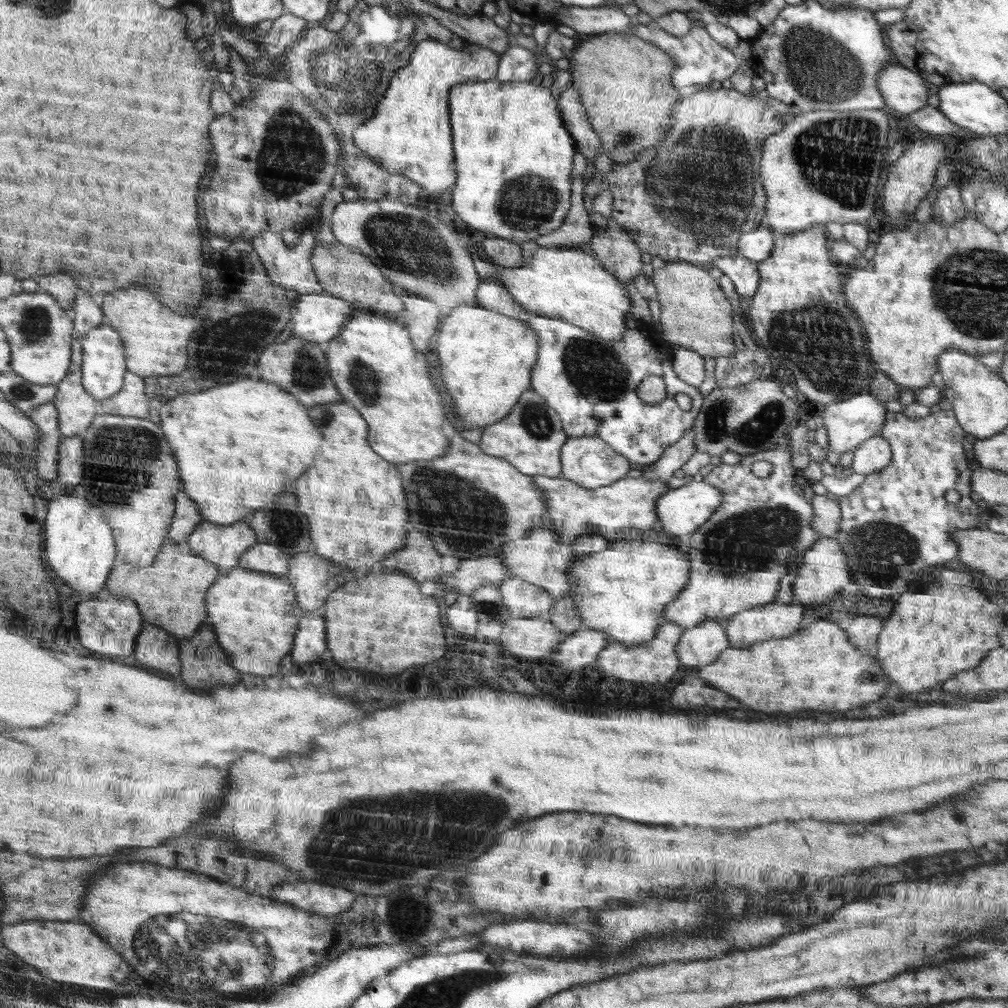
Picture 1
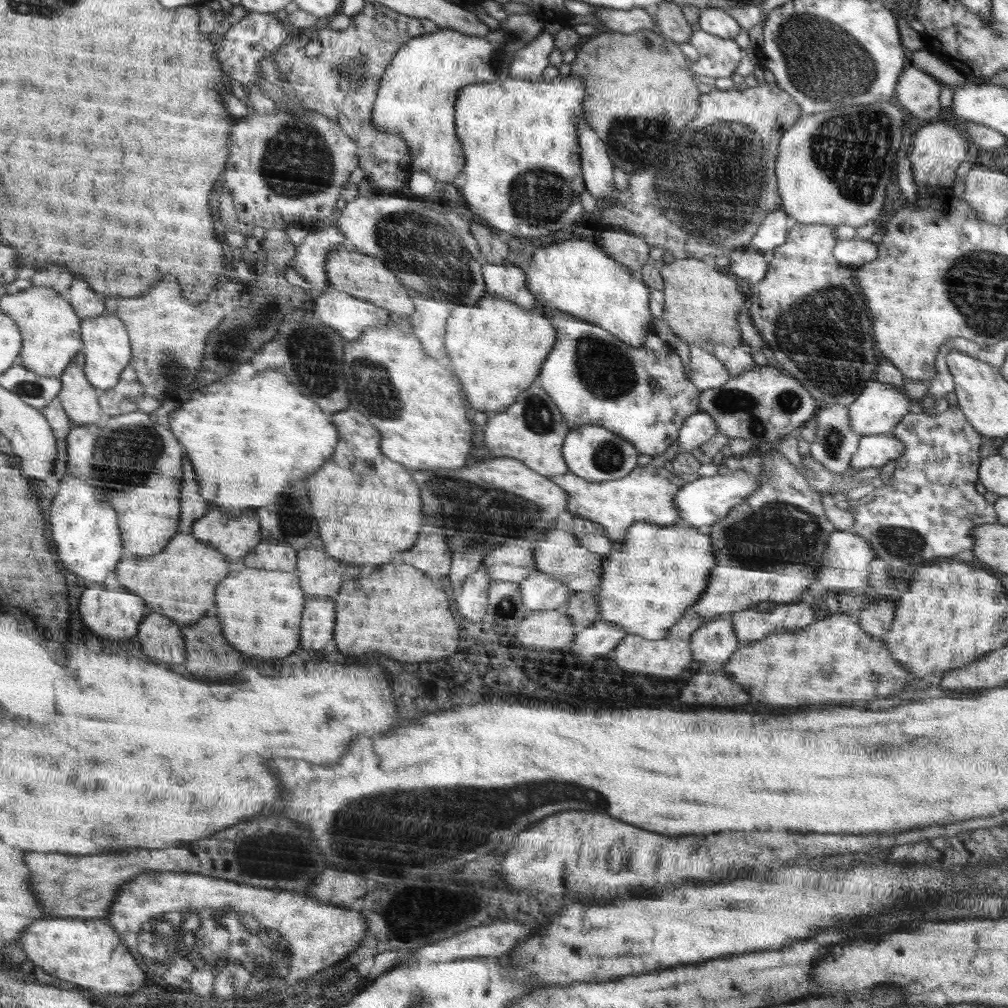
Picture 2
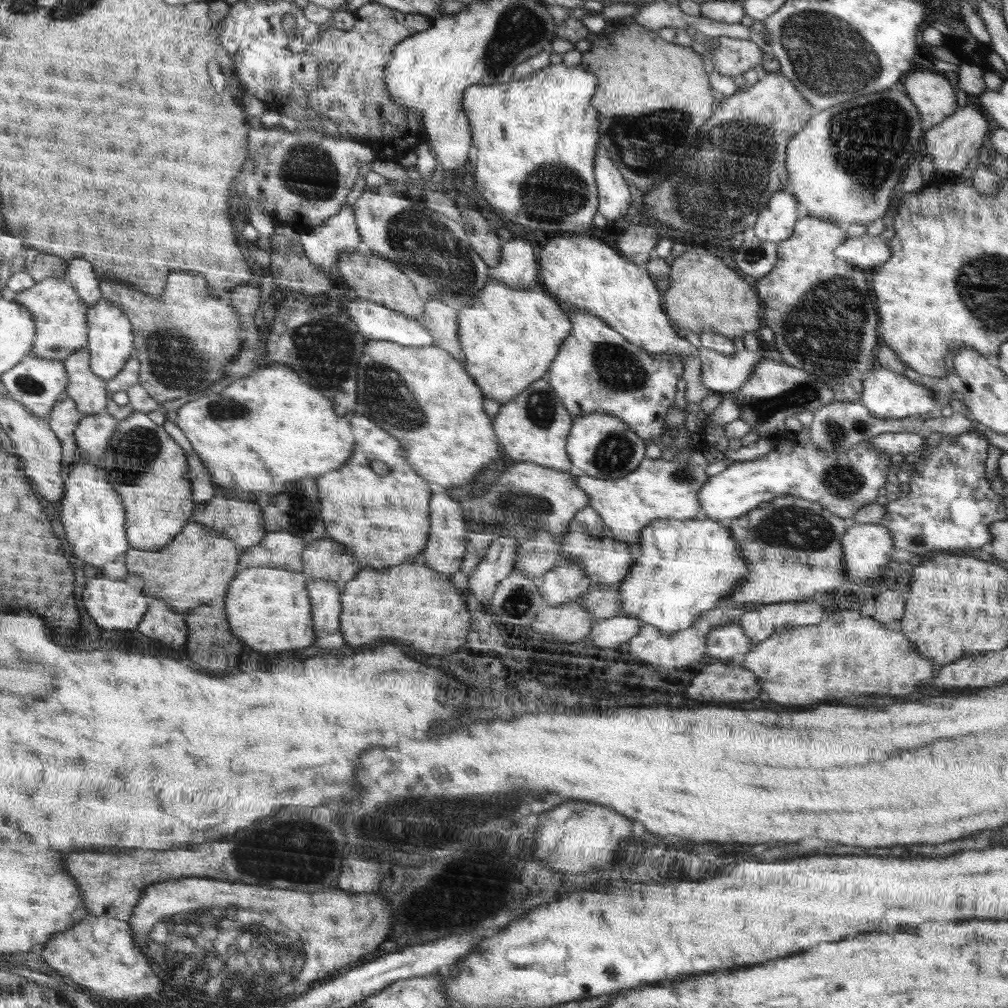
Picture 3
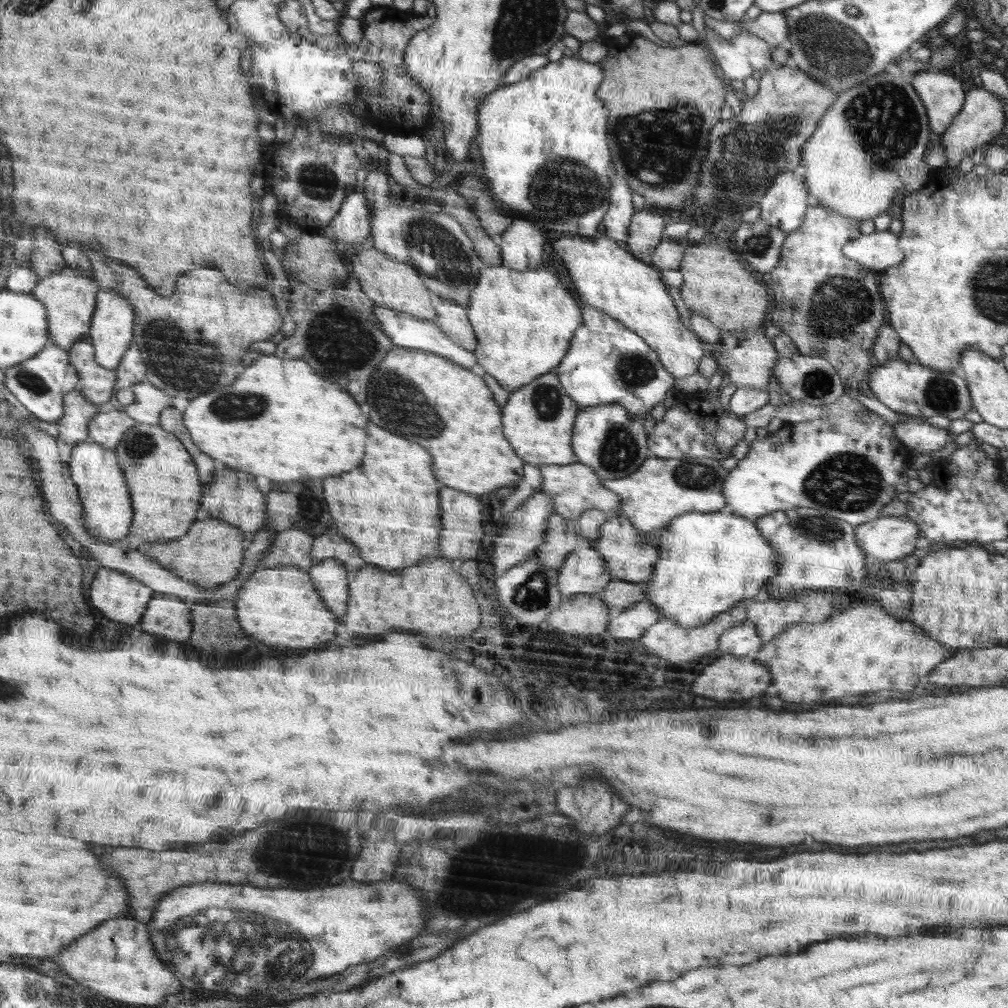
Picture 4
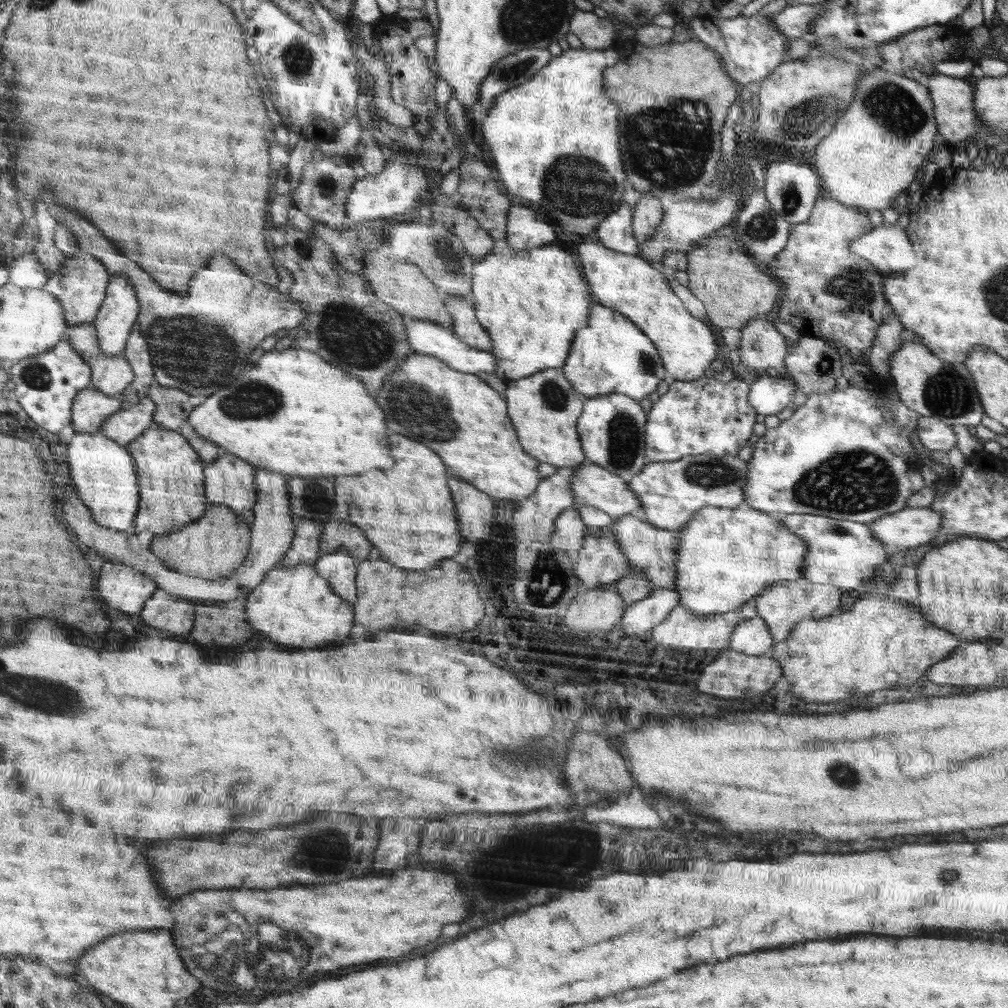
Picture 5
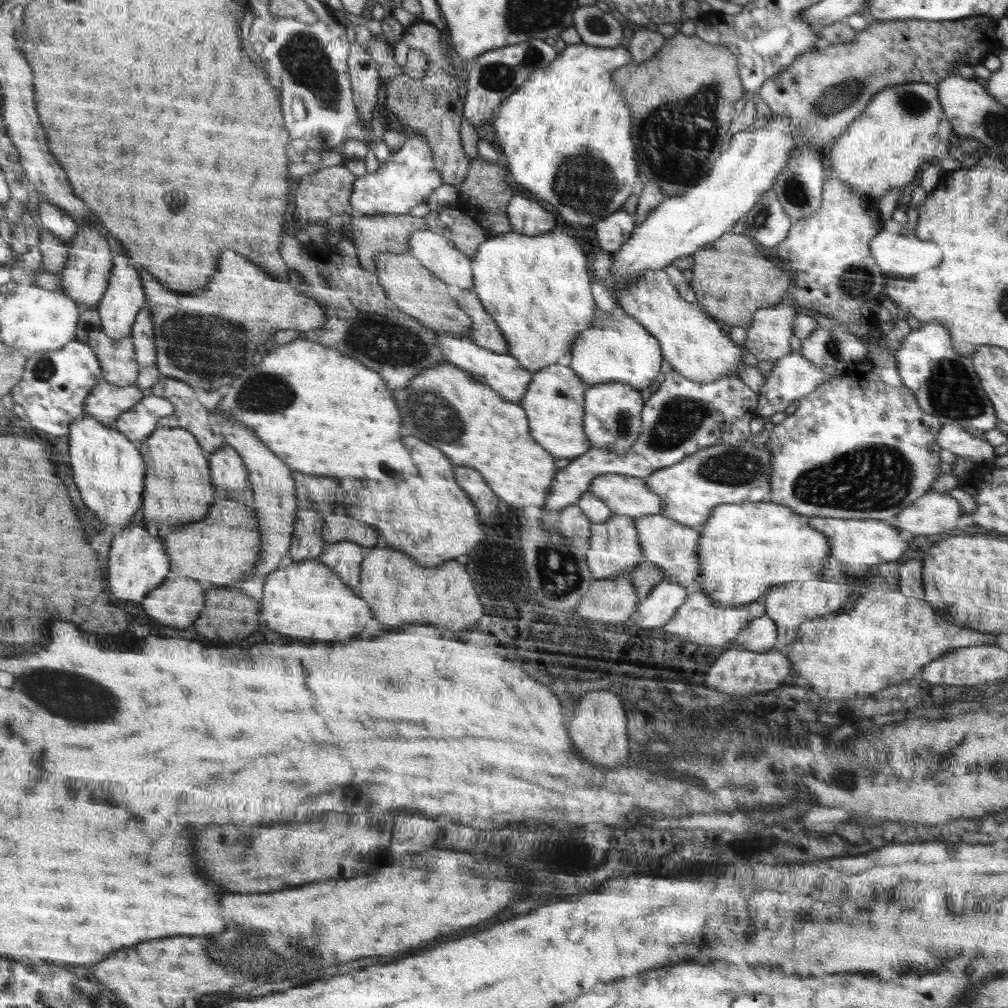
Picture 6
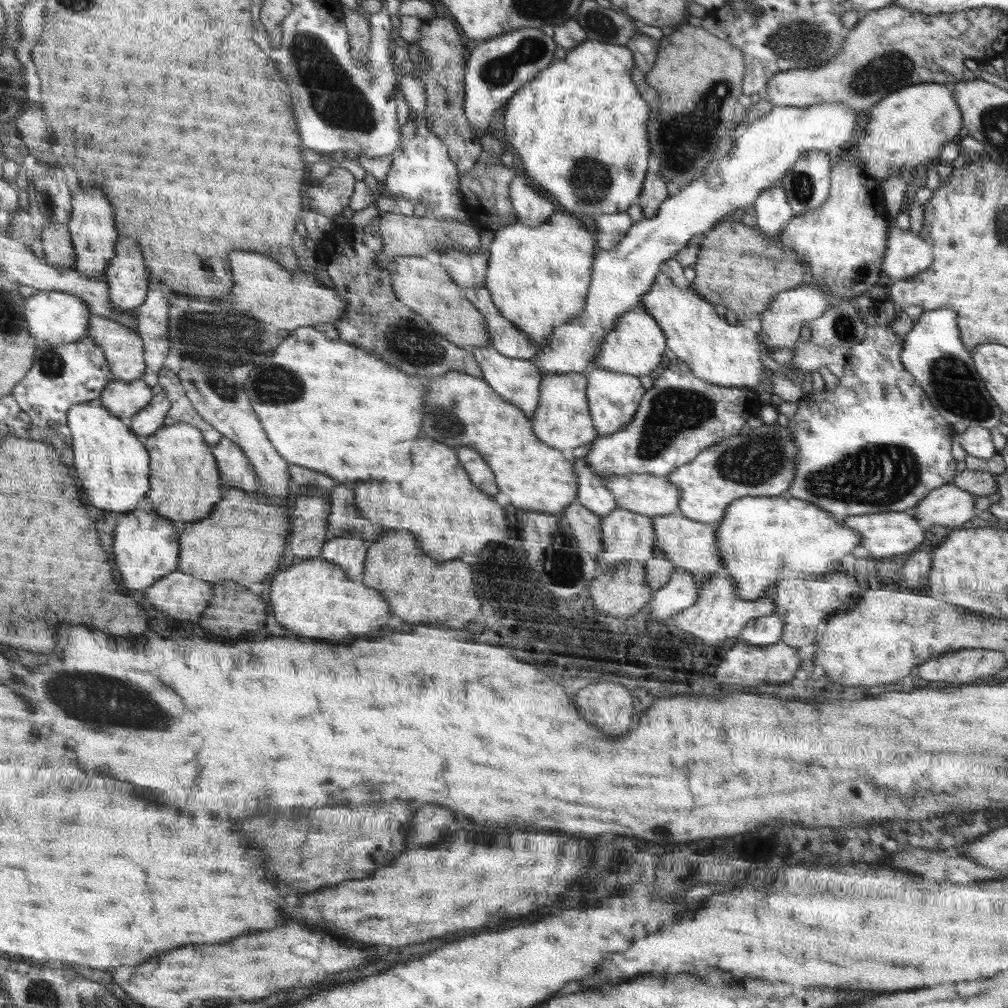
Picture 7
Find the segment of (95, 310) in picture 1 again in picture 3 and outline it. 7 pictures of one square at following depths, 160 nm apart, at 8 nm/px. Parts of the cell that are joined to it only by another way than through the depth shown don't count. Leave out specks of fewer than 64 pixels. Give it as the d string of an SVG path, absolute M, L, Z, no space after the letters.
M76 258L66 269L62 278L77 290L86 306L94 306L101 299L99 284L101 278L94 272L94 266L88 260Z

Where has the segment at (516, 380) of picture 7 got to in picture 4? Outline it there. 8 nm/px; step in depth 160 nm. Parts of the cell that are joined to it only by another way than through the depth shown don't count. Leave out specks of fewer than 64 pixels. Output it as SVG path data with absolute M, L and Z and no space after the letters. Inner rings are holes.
M378 306L373 310L374 316L381 322L382 332L392 338L396 347L404 347L417 351L430 351L434 354L442 355L444 358L452 359L463 367L476 368L477 355L473 351L468 351L465 347L458 346L448 335L440 329L434 321L416 318L411 314L404 314L395 310L386 310L386 307ZM398 312L398 314L396 314Z

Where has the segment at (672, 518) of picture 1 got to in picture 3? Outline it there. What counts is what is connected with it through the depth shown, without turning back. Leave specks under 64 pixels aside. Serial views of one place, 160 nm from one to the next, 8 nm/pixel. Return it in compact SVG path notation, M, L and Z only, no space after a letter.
M808 429L788 431L779 438L782 444L779 439L776 451L752 461L731 462L724 471L705 482L697 494L701 501L701 518L729 521L782 495L790 495L820 503L849 522L857 510L874 503L877 494L884 490L891 467L888 465L890 454L877 450L869 440L846 452L826 452L815 448Z

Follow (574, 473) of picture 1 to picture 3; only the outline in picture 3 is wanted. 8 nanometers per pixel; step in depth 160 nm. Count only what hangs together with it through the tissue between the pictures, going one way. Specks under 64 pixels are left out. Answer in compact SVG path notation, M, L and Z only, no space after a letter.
M592 413L573 421L568 438L568 455L572 467L579 473L601 479L617 479L626 476L644 461L644 440L621 418L611 414Z

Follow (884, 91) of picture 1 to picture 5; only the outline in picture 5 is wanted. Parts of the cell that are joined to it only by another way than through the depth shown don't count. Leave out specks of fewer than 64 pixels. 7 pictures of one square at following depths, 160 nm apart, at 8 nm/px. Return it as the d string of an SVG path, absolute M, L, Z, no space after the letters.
M934 73L928 76L925 82L934 105L934 115L938 133L940 133L946 142L951 146L955 143L966 140L968 137L986 137L997 135L992 133L988 127L982 125L982 120L974 113L973 92L965 78L956 78L945 74Z

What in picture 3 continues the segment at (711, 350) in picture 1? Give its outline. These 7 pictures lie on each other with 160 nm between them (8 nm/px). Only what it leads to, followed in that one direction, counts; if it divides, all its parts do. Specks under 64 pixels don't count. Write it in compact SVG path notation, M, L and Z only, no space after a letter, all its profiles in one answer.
M688 248L680 257L676 257L670 266L669 287L663 291L663 301L666 305L666 314L675 325L684 332L696 332L701 334L705 330L712 330L726 338L734 339L736 336L744 336L744 332L751 330L757 332L760 328L758 318L758 297L754 296L754 290L734 272L728 265L722 264L722 259L716 257L702 248Z

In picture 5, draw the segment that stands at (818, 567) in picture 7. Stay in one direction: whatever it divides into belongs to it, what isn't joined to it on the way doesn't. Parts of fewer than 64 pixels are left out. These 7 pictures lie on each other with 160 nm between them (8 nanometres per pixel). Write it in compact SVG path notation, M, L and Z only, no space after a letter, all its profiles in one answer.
M740 504L736 508L705 507L700 512L694 513L692 520L688 521L681 529L680 549L677 550L677 581L673 584L672 590L680 595L680 605L692 611L696 616L719 615L741 609L746 602L761 597L770 585L780 581L797 581L801 578L801 570L805 568L805 552L807 544L798 538L797 534L792 534L781 521L783 513L772 514L762 512L755 508Z

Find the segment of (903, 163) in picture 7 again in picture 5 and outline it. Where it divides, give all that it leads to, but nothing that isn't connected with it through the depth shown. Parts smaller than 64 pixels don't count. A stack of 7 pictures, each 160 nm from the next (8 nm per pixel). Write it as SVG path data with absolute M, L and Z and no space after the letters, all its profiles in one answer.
M873 69L866 71L858 80L856 94L838 130L818 146L808 157L822 175L826 197L832 198L846 206L856 206L866 211L888 209L894 204L898 194L912 190L918 185L920 176L927 163L927 157L934 148L934 138L938 133L934 115L934 105L927 85L919 83L911 76L904 76Z

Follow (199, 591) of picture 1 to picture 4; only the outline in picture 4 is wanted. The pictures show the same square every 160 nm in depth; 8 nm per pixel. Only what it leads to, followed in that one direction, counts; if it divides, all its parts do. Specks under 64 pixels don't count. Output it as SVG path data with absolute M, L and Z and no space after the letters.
M205 516L193 523L184 537L166 542L136 542L135 545L142 554L153 558L162 568L202 589L214 589L238 575L238 568L245 560L242 533L237 526L226 524L224 520Z

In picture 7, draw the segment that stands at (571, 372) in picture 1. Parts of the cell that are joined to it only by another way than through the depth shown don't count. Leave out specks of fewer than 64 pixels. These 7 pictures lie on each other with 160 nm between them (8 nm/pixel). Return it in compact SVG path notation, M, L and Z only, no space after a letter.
M639 304L628 313L622 314L620 320L602 341L594 364L632 376L649 375L660 364L660 360L664 360L662 358L662 352L666 350L664 335L664 331L658 326L656 319L644 312Z

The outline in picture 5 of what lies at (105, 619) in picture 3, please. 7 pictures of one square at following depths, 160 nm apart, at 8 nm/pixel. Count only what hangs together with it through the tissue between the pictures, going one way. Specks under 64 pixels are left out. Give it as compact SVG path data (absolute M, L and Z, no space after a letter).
M119 562L104 564L98 580L98 592L102 594L102 601L110 608L122 610L126 614L138 614L158 590L157 583L141 570L129 566L125 568Z

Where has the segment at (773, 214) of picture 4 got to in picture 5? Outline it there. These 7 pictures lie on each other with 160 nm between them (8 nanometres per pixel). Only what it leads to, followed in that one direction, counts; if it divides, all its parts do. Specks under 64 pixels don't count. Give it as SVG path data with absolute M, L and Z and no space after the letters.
M790 157L786 162L773 160L765 169L766 186L765 197L771 204L771 209L784 217L786 222L793 225L800 225L812 216L814 202L817 202L820 194L820 178L818 170L812 164L802 164L802 160L795 160Z

